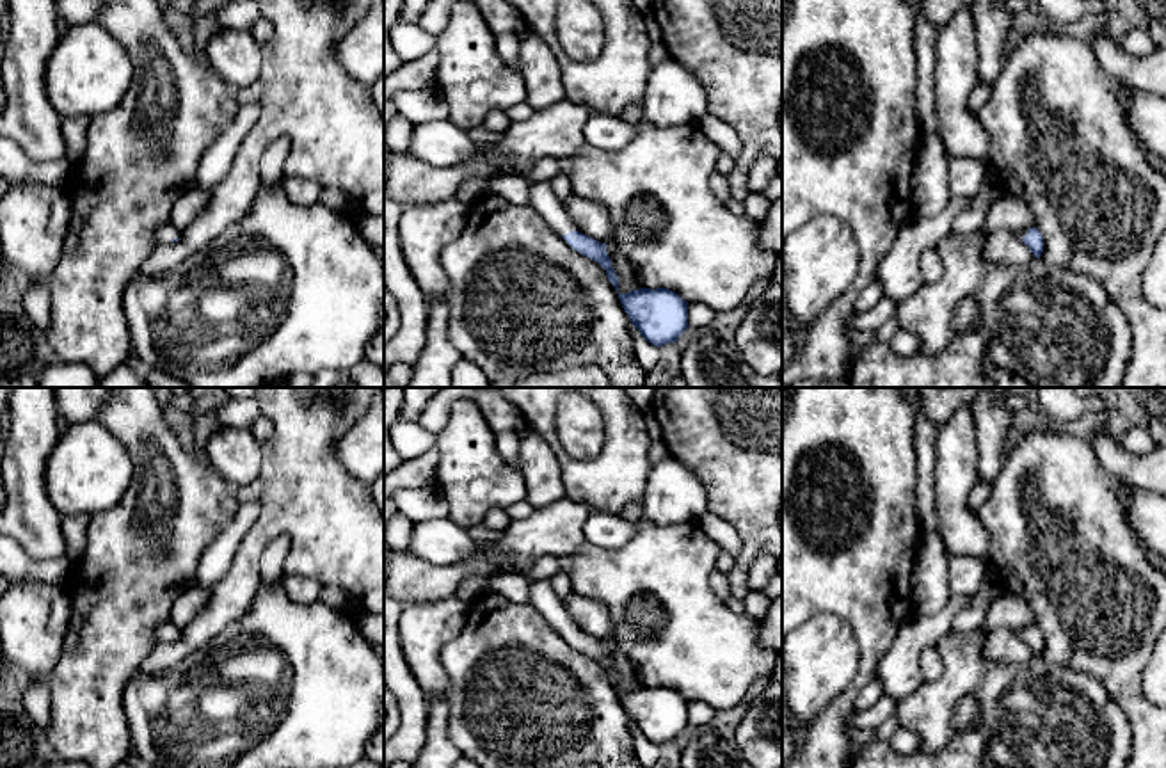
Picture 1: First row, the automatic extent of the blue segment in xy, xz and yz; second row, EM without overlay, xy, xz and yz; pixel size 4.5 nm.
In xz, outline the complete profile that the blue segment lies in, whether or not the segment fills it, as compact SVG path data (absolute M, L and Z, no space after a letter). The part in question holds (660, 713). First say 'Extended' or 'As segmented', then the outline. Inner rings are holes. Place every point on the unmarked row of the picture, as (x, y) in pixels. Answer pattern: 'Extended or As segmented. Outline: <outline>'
As segmented. Outline: M640 686L619 692L633 724L654 745L677 740L688 724L688 700L668 686Z

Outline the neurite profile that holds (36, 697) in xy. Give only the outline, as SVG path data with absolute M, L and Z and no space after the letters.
M48 679L25 681L23 706L30 716L48 732L52 692Z

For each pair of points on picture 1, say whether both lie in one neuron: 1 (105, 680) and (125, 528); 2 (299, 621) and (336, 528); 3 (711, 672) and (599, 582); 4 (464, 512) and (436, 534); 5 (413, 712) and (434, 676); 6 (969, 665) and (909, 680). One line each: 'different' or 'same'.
1: same
2: different
3: same
4: different
5: different
6: different

